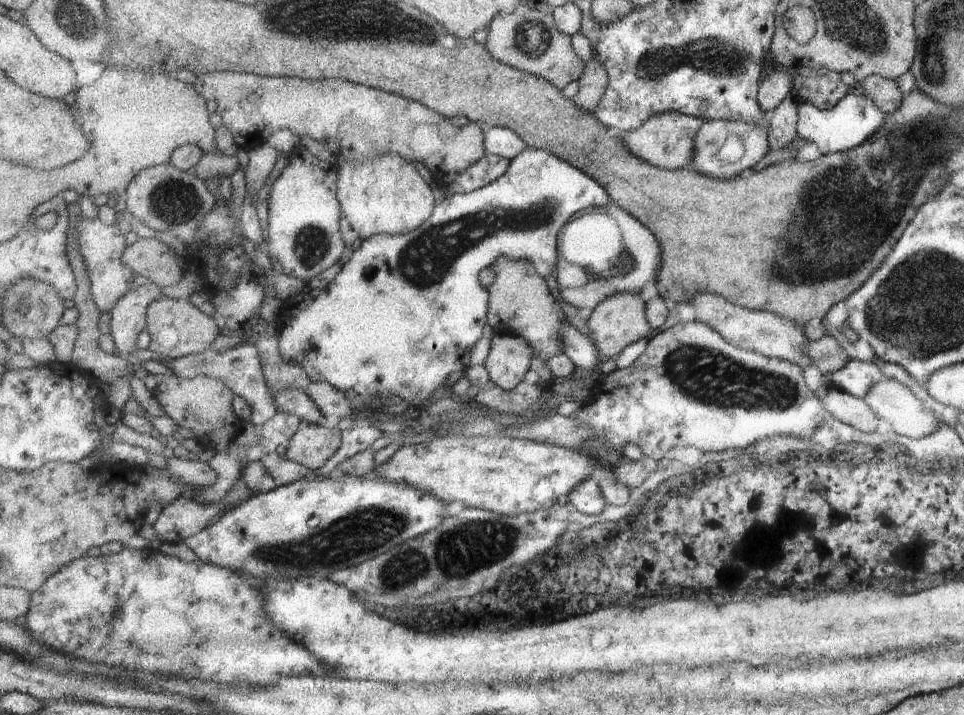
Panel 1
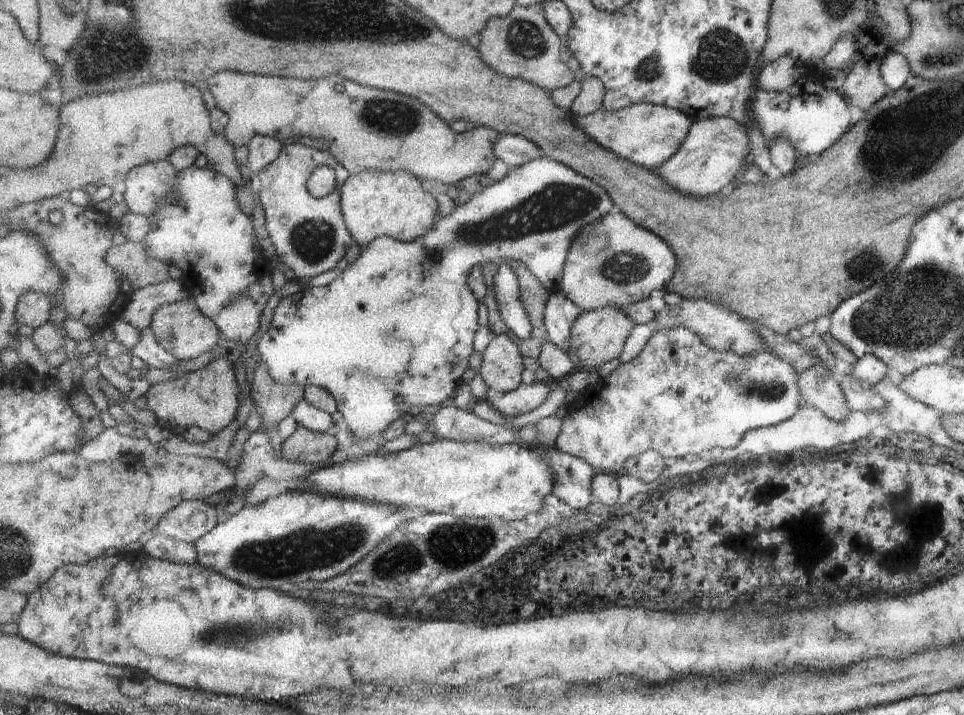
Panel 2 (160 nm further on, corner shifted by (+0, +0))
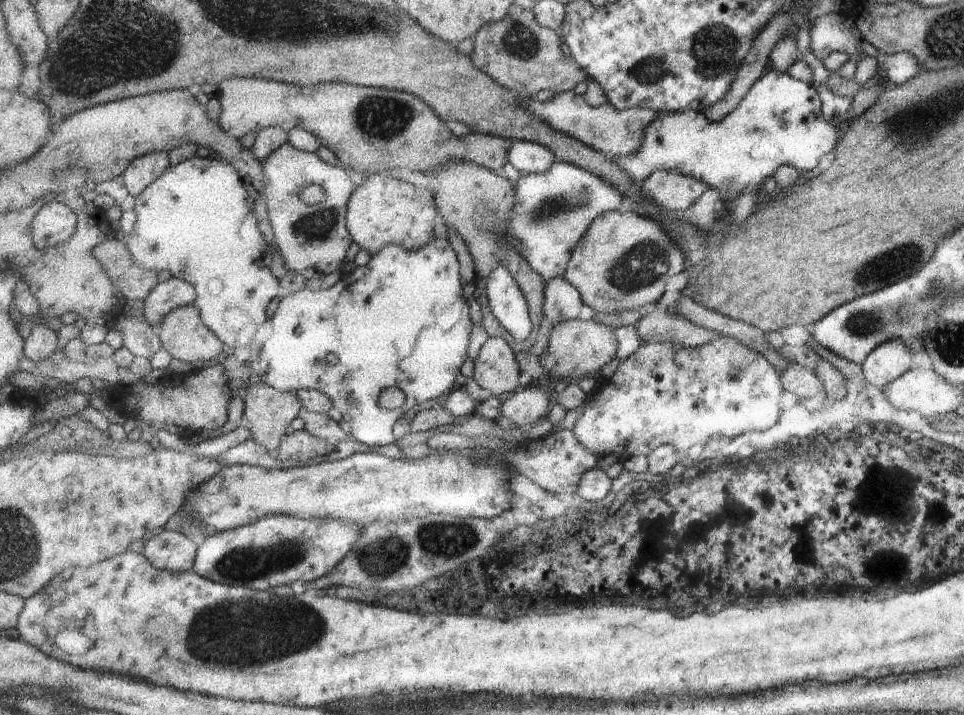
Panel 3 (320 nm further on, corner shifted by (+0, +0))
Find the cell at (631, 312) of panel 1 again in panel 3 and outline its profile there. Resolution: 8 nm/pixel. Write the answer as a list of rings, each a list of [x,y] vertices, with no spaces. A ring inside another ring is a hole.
[[[581,319],[560,322],[554,326],[549,348],[540,356],[540,363],[549,375],[549,383],[557,380],[576,383],[581,376],[598,377],[603,367],[617,356],[617,338],[614,330],[603,323]]]

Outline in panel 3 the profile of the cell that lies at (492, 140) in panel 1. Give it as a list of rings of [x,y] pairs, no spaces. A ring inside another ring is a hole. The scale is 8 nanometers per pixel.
[[[517,140],[511,146],[507,160],[513,164],[519,172],[524,174],[547,172],[557,161],[557,157],[549,150],[534,141]]]

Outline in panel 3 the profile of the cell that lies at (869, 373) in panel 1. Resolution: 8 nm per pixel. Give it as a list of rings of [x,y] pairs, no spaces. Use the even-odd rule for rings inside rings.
[[[891,339],[882,342],[878,347],[875,347],[866,357],[860,365],[862,376],[867,383],[870,383],[873,387],[881,389],[893,380],[896,380],[899,376],[902,376],[905,372],[908,372],[913,368],[913,354],[908,351],[902,340]]]

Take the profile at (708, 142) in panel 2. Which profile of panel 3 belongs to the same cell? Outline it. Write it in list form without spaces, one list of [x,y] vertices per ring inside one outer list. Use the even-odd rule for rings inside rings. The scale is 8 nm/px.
[[[661,168],[641,182],[642,194],[661,209],[687,210],[710,186],[695,176]]]

